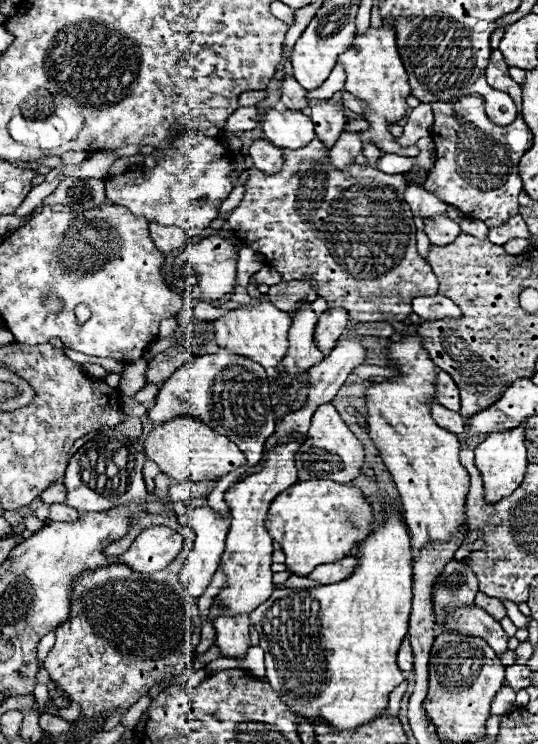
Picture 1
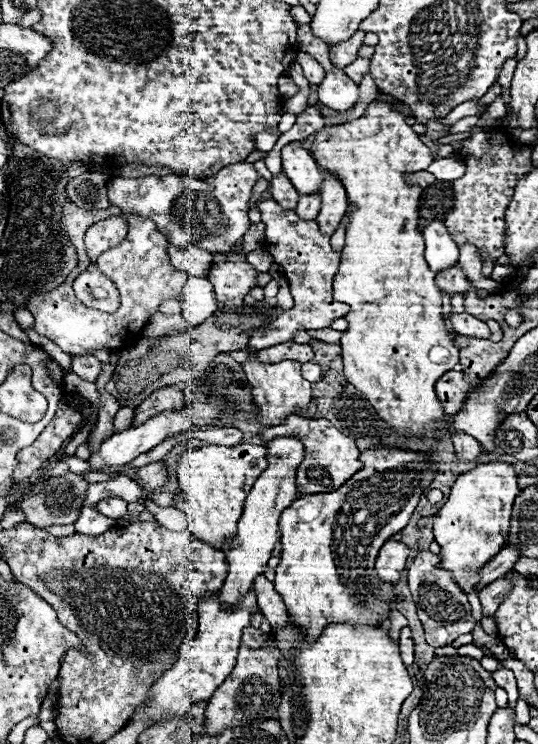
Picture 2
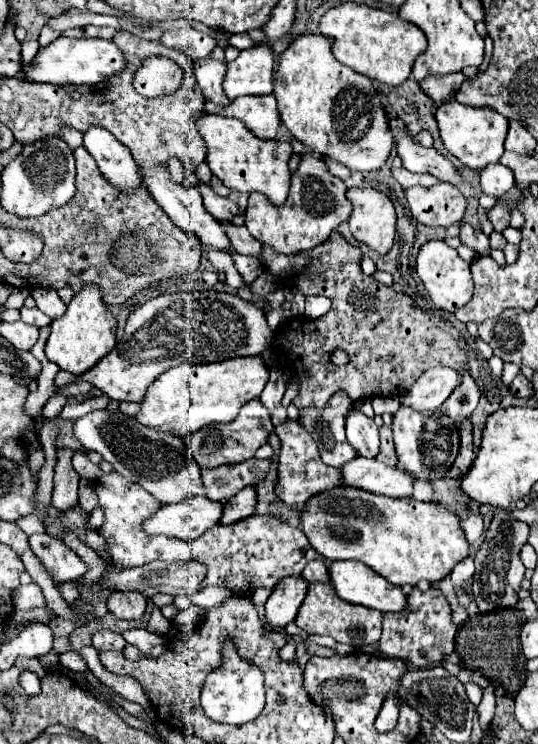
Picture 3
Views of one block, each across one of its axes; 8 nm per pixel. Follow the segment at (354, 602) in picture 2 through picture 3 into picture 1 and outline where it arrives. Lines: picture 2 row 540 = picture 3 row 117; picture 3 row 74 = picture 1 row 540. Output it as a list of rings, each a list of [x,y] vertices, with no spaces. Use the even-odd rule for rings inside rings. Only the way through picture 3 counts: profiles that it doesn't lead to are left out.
[[[308,480],[308,482],[296,482],[286,492],[274,498],[268,510],[266,528],[270,536],[282,546],[282,552],[286,554],[286,570],[296,576],[308,576],[318,564],[332,564],[334,560],[342,560],[342,556],[350,556],[352,548],[358,546],[370,532],[374,530],[374,508],[364,498],[360,488],[336,484],[332,480]]]

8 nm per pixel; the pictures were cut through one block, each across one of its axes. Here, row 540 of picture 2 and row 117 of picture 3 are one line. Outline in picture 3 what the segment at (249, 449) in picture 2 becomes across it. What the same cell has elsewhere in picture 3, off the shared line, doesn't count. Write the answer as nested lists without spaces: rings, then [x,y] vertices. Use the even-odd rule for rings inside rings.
[[[206,114],[198,120],[198,130],[206,140],[208,156],[206,164],[212,174],[236,192],[260,192],[268,198],[272,206],[282,206],[288,198],[290,170],[288,160],[292,154],[292,144],[280,140],[258,140],[240,120],[224,118],[218,114]]]

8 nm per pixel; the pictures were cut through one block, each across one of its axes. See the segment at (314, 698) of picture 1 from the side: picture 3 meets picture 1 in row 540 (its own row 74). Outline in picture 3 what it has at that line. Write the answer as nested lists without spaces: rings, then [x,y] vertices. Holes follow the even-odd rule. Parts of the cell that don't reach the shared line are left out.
[[[346,2],[330,8],[320,18],[318,32],[322,36],[334,38],[332,54],[342,64],[386,86],[402,84],[410,76],[416,56],[426,50],[426,36],[418,26],[402,20],[396,12],[386,12],[354,2]]]

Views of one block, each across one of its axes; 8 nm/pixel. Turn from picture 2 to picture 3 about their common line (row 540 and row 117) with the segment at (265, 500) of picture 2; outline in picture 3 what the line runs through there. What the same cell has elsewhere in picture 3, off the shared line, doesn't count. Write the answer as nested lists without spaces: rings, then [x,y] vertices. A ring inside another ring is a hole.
[[[242,96],[228,106],[218,106],[214,102],[206,102],[204,108],[208,114],[220,116],[234,116],[252,130],[254,136],[260,140],[274,140],[278,134],[280,116],[276,110],[276,98],[270,96]]]

